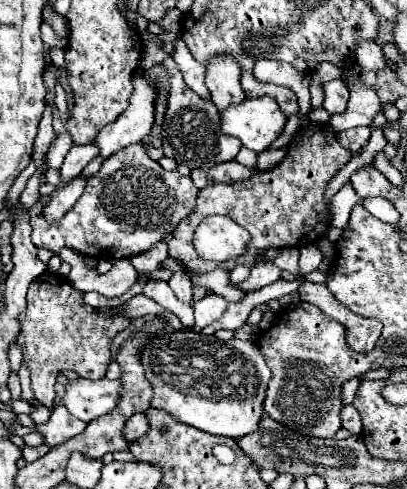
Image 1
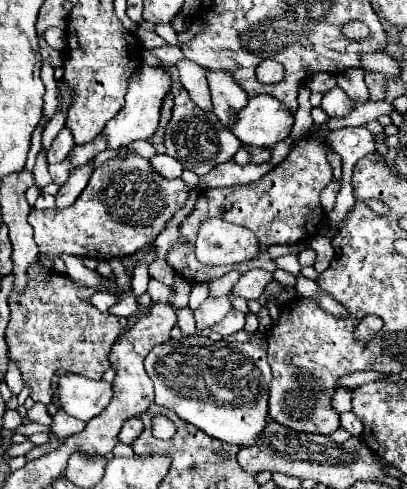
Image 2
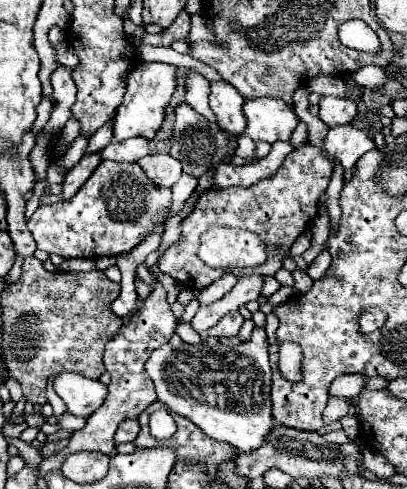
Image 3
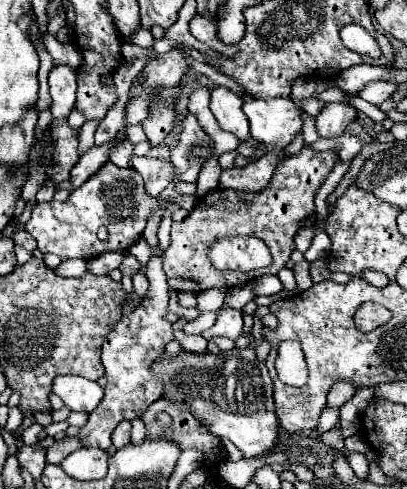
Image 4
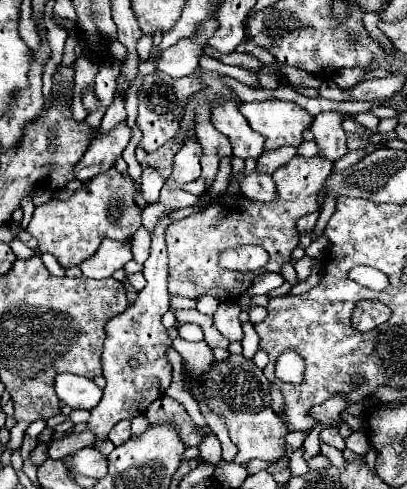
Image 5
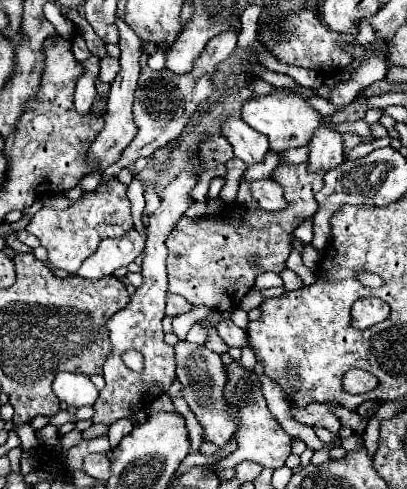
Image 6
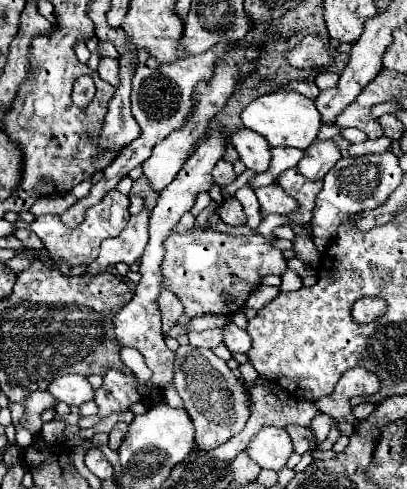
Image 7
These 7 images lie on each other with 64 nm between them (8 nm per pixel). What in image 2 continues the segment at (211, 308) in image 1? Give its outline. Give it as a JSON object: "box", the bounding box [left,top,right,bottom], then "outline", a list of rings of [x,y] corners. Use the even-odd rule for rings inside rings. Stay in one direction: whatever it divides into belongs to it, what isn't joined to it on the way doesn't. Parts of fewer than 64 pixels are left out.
{"box":[196,296,232,330],"outline":[[[218,296],[218,298],[206,298],[196,310],[196,330],[204,330],[214,326],[222,316],[226,316],[232,310],[232,304],[228,296]]]}

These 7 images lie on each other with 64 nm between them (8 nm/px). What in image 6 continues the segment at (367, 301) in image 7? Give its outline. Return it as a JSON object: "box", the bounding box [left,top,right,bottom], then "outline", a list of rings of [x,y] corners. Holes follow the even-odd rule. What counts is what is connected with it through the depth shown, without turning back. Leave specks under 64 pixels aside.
{"box":[351,298,388,330],"outline":[[[380,298],[359,299],[351,309],[351,324],[354,328],[365,330],[378,322],[384,322],[388,318],[388,312],[388,304]]]}

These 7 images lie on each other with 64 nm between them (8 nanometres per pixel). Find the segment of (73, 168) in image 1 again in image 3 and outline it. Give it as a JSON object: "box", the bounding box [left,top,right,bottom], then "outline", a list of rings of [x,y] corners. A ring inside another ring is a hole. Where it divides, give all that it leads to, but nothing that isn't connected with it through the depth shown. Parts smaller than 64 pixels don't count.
{"box":[86,122,112,154],"outline":[[[110,122],[106,124],[106,128],[102,128],[100,132],[96,132],[96,136],[92,136],[88,140],[88,148],[86,148],[86,154],[92,154],[92,152],[98,152],[98,150],[104,150],[112,140],[112,126]]]}

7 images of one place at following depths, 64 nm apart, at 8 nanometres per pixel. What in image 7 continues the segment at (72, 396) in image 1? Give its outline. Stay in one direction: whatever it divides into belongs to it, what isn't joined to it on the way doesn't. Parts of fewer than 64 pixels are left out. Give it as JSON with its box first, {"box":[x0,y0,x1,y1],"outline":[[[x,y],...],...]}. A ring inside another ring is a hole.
{"box":[48,374,94,406],"outline":[[[64,374],[64,376],[56,378],[48,386],[48,392],[58,402],[66,402],[68,406],[80,406],[94,398],[94,388],[90,386],[88,378],[80,376],[80,374]]]}

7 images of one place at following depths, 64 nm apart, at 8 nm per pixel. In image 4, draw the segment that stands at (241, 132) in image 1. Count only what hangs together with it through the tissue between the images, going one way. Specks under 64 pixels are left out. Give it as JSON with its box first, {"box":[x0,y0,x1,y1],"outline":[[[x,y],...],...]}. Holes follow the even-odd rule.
{"box":[244,98,302,158],"outline":[[[244,98],[244,114],[250,120],[250,134],[254,140],[264,142],[265,150],[259,158],[272,148],[284,148],[292,142],[294,134],[302,128],[300,110],[290,98]]]}

